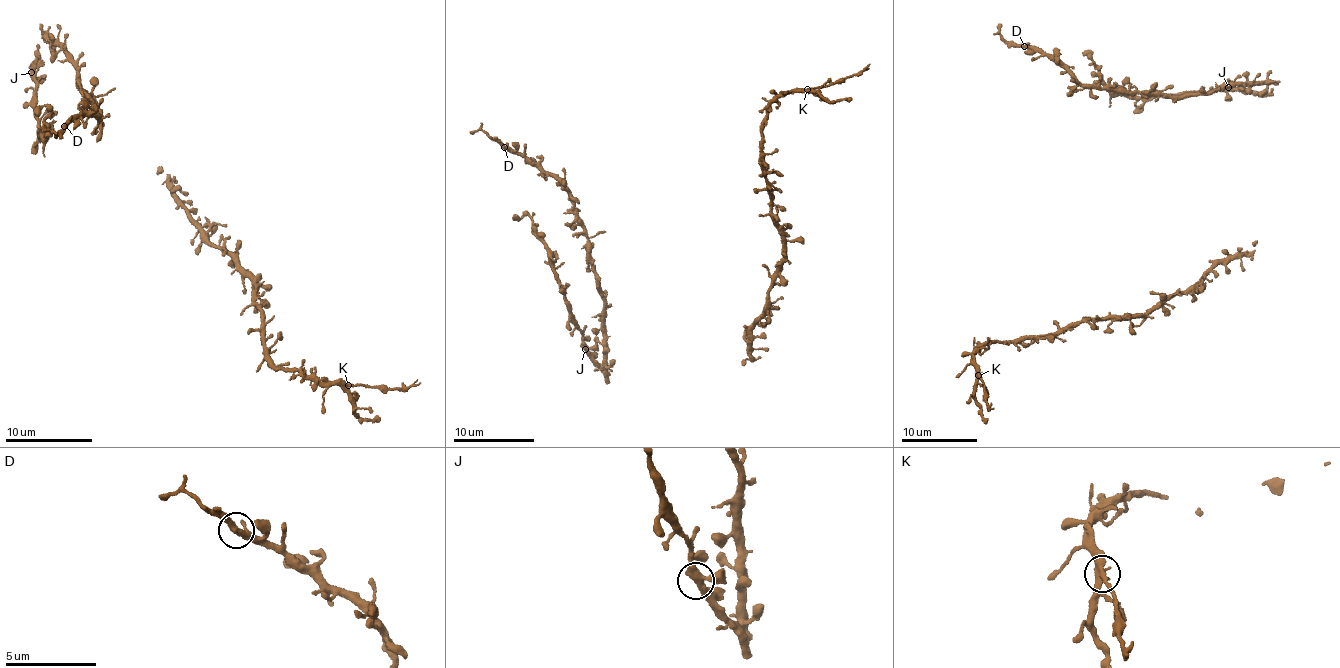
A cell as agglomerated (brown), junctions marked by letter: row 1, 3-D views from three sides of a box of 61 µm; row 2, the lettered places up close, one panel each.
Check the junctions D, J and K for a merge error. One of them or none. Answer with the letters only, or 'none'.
K

